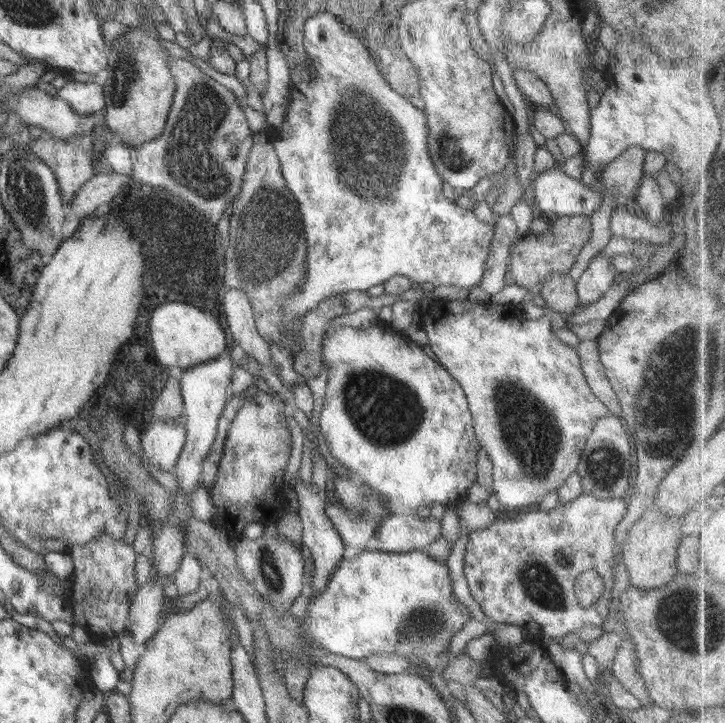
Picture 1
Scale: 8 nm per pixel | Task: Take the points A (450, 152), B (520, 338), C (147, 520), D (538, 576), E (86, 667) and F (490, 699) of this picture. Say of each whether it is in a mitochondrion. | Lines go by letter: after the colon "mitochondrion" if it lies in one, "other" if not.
A: mitochondrion
B: other
C: other
D: mitochondrion
E: other
F: other

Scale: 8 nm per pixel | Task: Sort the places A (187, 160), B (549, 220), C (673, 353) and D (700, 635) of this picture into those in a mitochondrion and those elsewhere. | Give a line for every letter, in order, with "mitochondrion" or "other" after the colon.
A: mitochondrion
B: other
C: mitochondrion
D: mitochondrion

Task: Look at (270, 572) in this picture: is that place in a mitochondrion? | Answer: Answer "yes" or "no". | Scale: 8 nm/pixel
yes

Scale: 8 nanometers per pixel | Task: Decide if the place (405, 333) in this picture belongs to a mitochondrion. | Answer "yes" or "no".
no

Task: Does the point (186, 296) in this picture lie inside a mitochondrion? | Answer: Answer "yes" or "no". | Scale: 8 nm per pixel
no

